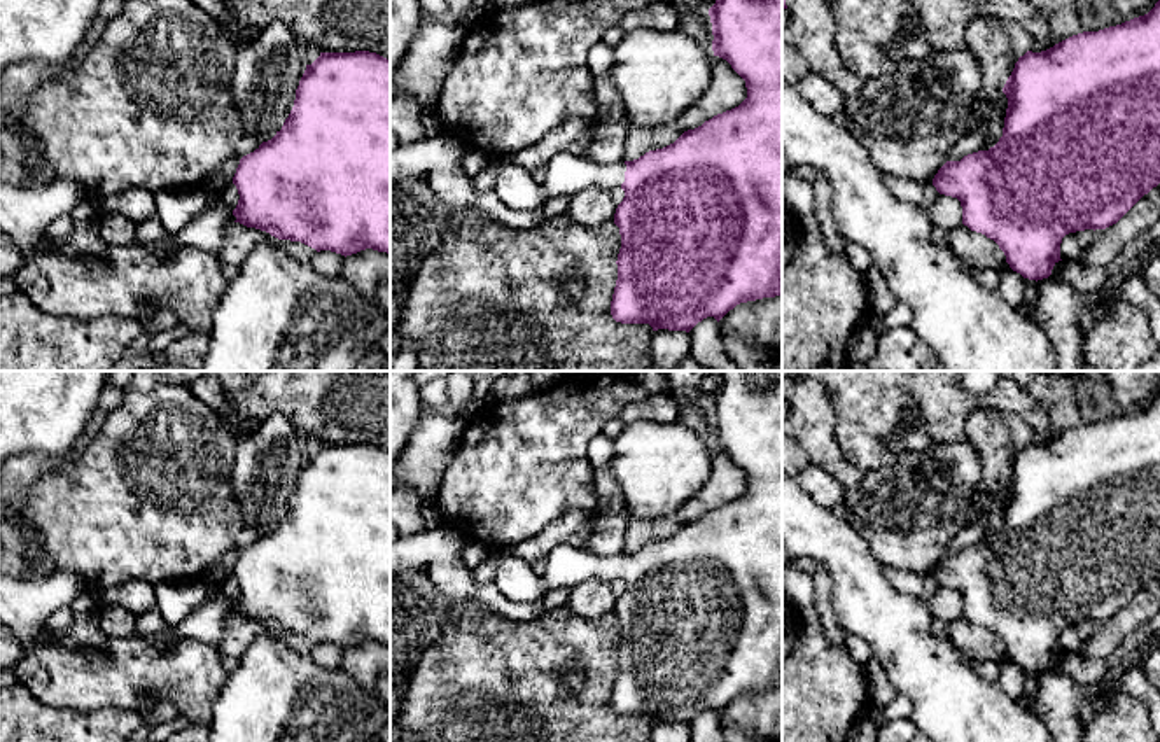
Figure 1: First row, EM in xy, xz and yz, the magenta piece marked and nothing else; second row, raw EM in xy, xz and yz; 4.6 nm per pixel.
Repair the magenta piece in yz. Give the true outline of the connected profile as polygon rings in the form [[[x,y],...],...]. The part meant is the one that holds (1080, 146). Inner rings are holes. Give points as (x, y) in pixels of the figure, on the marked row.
[[[1160,0],[1148,14],[1122,24],[1073,35],[1041,52],[1027,51],[1003,93],[1008,108],[999,142],[961,161],[947,161],[933,186],[961,201],[962,224],[994,240],[1013,271],[1038,282],[1062,261],[1066,234],[1116,224],[1160,184]]]

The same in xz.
[[[716,0],[709,16],[714,56],[726,60],[745,80],[747,98],[738,107],[633,161],[600,164],[584,154],[558,152],[546,164],[541,182],[523,166],[506,163],[492,189],[516,212],[535,212],[548,198],[569,198],[588,187],[625,191],[614,214],[621,248],[611,301],[611,315],[621,324],[649,324],[653,331],[689,332],[707,317],[719,322],[740,303],[782,296],[782,0]]]

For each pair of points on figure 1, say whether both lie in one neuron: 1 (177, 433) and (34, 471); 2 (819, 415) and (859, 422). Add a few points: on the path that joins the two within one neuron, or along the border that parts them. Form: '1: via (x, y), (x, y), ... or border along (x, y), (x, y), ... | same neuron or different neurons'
1: border along (65, 462), (58, 469), (48, 471), (32, 489) | different neurons
2: border along (826, 389), (835, 413), (835, 438), (849, 454) | different neurons

